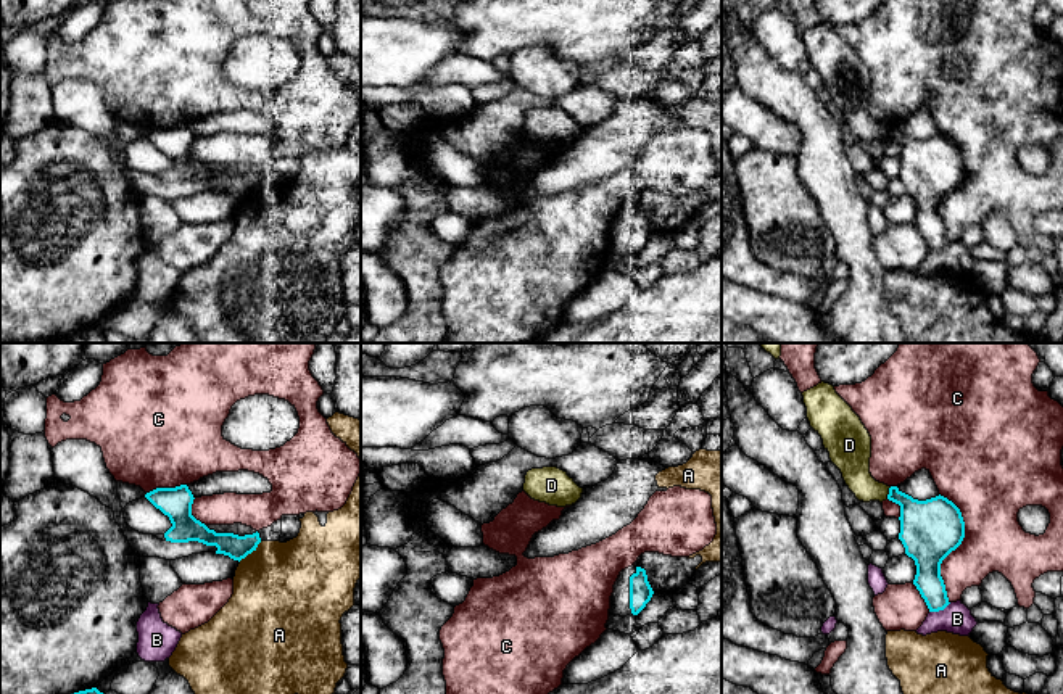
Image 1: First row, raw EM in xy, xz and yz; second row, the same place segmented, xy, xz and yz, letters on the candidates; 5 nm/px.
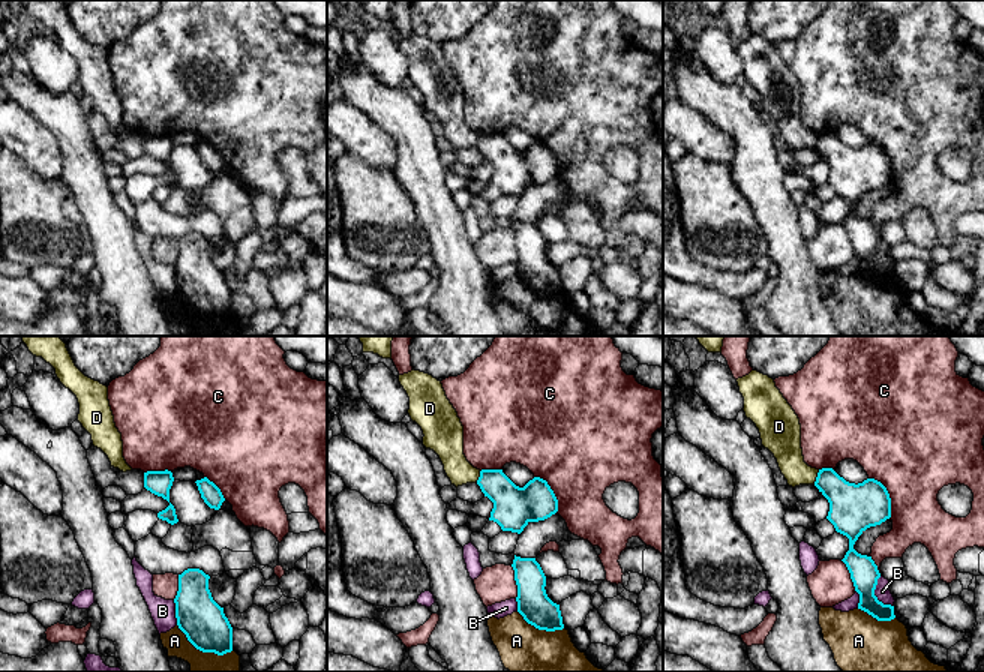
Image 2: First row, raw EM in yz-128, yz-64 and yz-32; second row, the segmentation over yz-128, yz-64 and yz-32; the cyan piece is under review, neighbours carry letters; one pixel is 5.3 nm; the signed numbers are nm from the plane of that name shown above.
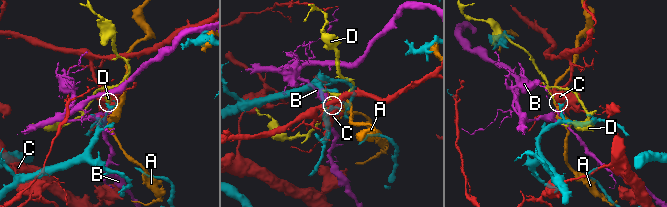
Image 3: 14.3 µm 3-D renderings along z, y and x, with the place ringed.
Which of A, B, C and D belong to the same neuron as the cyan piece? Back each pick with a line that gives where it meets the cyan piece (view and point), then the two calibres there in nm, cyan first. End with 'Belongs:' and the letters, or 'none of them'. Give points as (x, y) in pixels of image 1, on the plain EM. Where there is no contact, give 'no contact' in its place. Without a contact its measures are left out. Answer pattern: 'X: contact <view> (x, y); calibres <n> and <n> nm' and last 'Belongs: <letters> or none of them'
Belongs: none of them

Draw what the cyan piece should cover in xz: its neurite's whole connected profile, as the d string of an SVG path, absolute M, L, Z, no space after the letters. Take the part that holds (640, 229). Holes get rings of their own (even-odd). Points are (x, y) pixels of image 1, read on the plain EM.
M628 206L620 211L610 235L609 254L638 254L651 240L654 230L647 221L646 209Z

